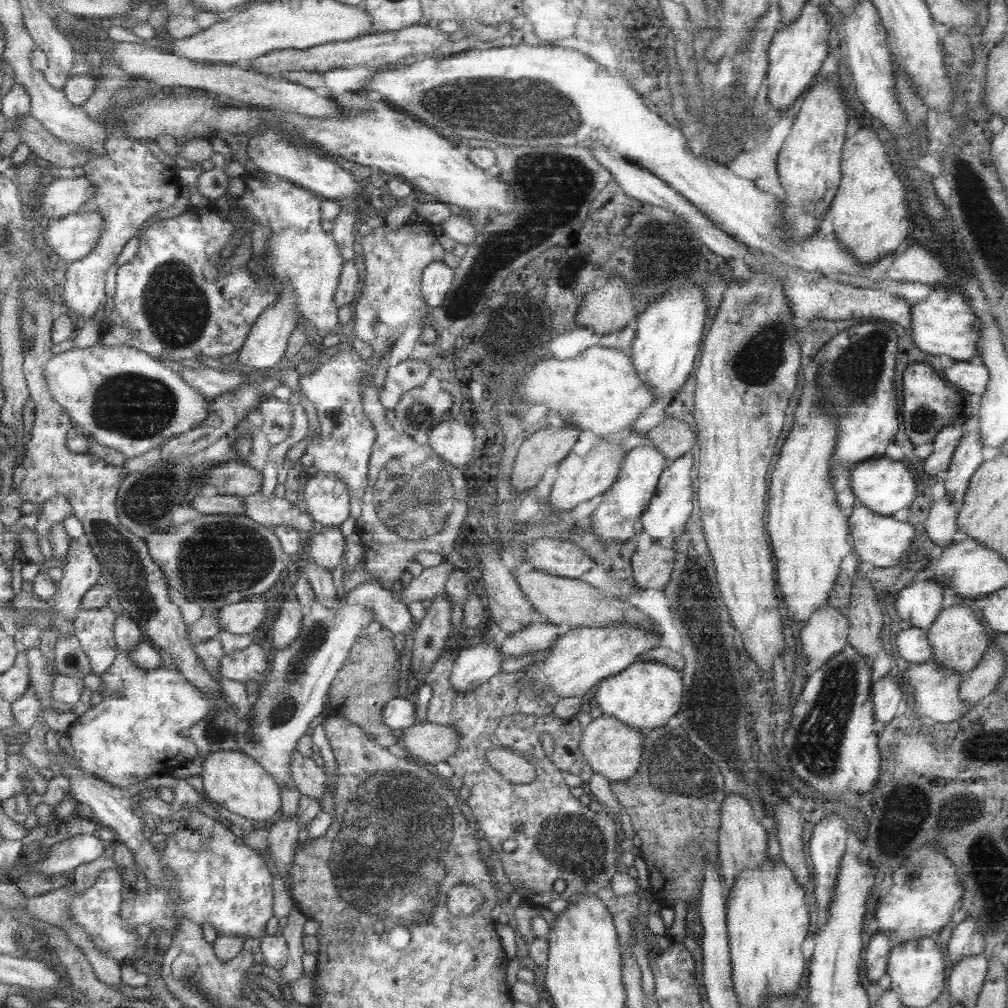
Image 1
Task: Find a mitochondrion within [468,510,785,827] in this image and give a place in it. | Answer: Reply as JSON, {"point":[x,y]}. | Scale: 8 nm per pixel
{"point":[673,767]}

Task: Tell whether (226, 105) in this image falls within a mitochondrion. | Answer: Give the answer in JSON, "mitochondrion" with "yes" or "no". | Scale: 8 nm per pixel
{"mitochondrion":"no"}

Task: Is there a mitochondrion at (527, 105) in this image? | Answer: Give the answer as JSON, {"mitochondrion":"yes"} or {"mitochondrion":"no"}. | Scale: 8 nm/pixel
{"mitochondrion":"yes"}

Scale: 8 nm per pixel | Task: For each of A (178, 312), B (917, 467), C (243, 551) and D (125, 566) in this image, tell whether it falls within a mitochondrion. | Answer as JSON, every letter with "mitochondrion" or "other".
{"A":"mitochondrion","B":"other","C":"mitochondrion","D":"mitochondrion"}

